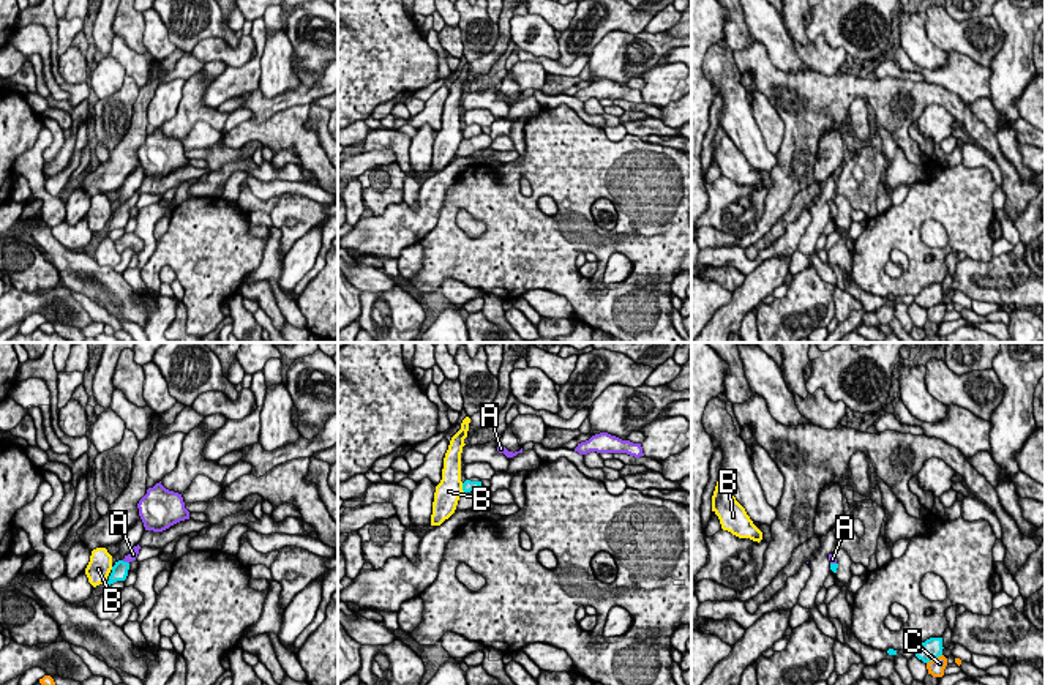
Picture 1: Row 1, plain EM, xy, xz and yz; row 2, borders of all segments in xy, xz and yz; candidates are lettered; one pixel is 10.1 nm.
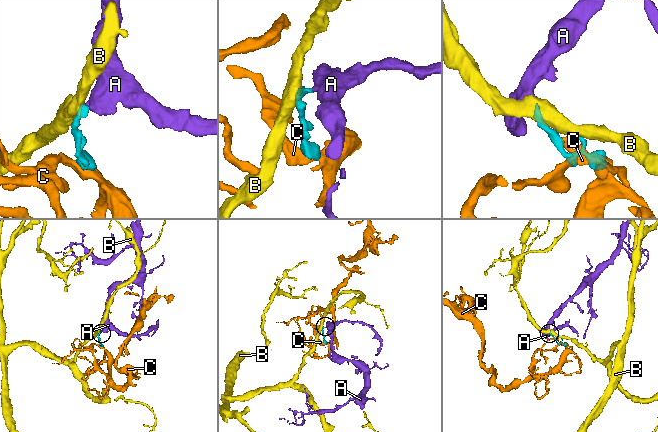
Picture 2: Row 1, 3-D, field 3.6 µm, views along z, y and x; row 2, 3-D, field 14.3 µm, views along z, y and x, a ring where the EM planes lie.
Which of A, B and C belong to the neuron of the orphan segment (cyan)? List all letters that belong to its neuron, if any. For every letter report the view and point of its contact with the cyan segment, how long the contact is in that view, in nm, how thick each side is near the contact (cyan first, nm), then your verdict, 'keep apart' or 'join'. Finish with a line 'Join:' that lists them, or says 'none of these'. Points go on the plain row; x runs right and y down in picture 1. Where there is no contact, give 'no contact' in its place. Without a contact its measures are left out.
A: meets cyan in xy at (125, 209); contact 90 nm long; 160 nm thick on the cyan side, 90 nm on the other; join
B: meets cyan in xz at (463, 134); contact 100 nm long; 120 nm thick on the cyan side, 260 nm on the other; keep apart
C: meets cyan in yz at (933, 305); contact 190 nm long; 200 nm thick on the cyan side, 170 nm on the other; keep apart
Join: A

